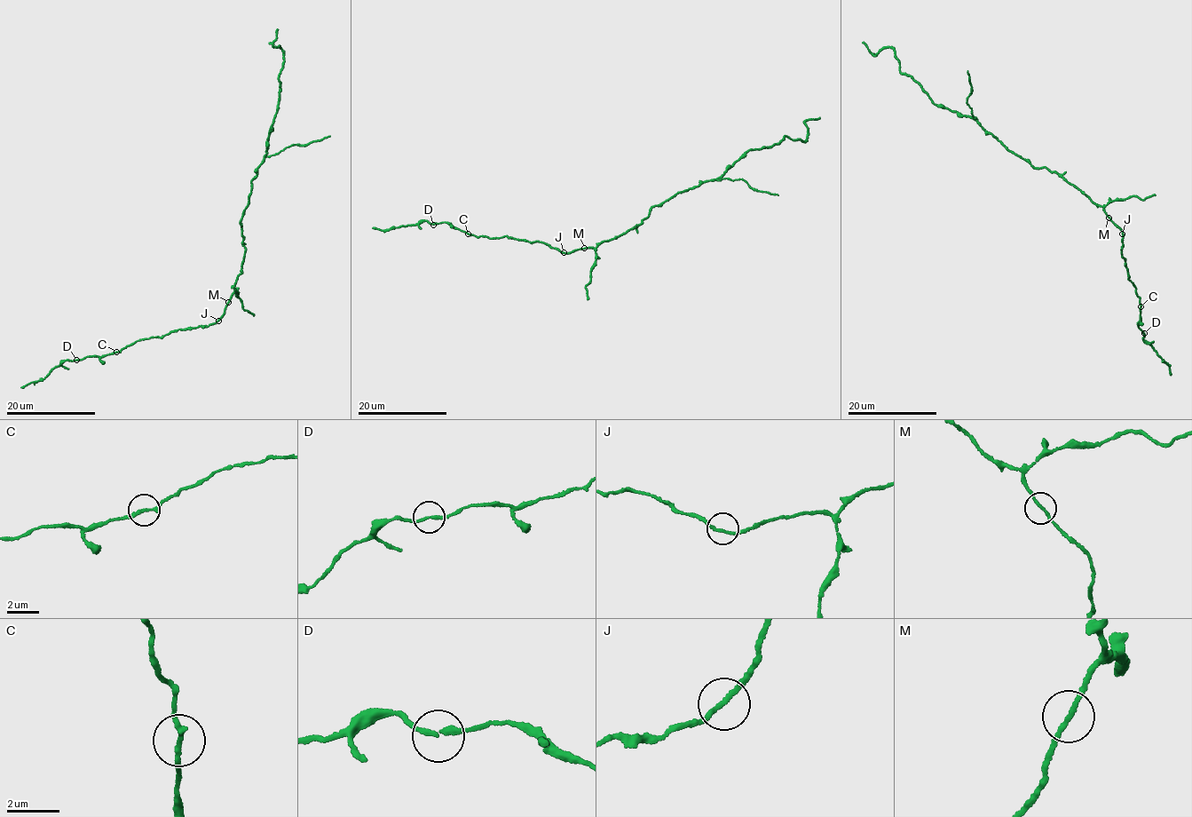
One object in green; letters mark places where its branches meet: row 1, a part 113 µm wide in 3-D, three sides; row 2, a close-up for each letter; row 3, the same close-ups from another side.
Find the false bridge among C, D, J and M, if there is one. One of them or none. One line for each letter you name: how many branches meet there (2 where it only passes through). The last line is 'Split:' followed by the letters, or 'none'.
Split: none

